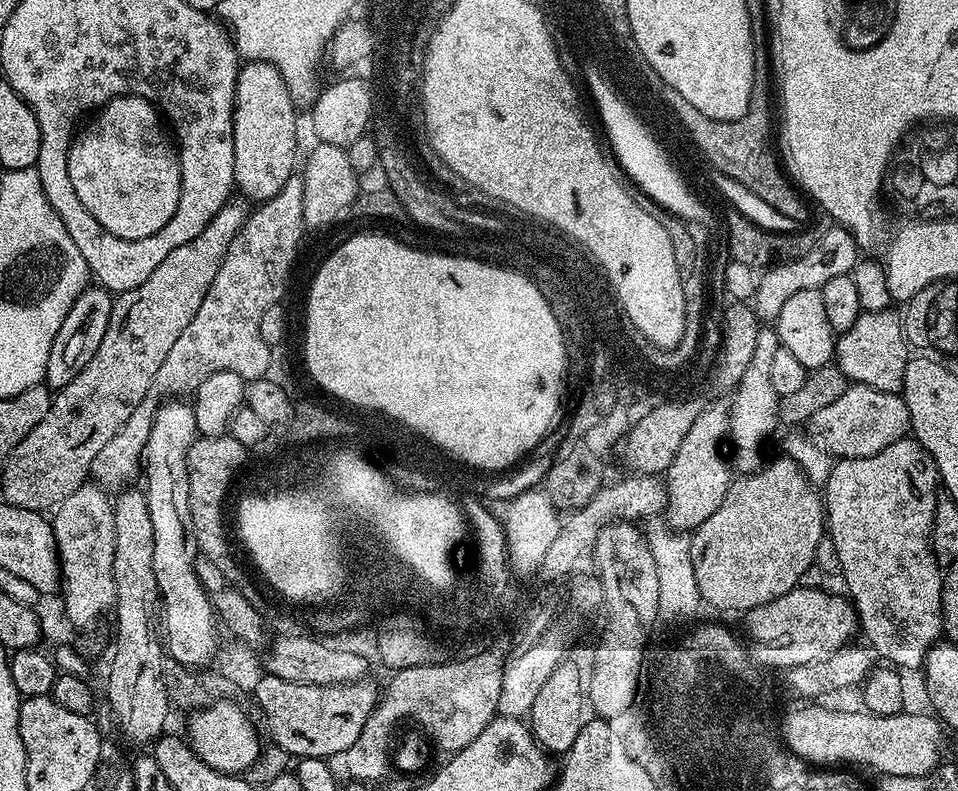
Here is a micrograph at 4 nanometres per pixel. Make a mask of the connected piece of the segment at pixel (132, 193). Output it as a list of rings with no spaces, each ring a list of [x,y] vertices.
[[[115,96],[89,120],[92,121],[88,129],[81,136],[79,133],[68,147],[68,169],[74,194],[78,194],[82,206],[118,238],[141,240],[158,234],[158,230],[174,218],[180,197],[180,158],[162,123],[161,113],[156,105],[141,96]]]

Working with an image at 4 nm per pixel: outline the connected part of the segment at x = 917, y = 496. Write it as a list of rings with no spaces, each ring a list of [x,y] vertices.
[[[905,438],[894,442],[894,446],[886,446],[886,450],[878,450],[878,454],[870,454],[870,458],[837,459],[832,465],[832,472],[828,480],[822,485],[822,499],[826,509],[826,532],[832,541],[834,550],[838,554],[840,563],[839,575],[844,578],[844,587],[850,597],[858,617],[858,628],[870,645],[873,653],[880,656],[881,661],[901,668],[923,669],[928,651],[941,639],[942,626],[942,566],[936,560],[932,549],[932,523],[934,522],[934,506],[938,495],[938,473],[932,456],[914,438]]]

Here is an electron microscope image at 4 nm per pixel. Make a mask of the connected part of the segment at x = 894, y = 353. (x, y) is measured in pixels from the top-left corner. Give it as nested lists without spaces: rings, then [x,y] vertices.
[[[861,311],[854,326],[836,336],[835,367],[854,384],[865,384],[874,390],[899,393],[904,387],[909,359],[910,345],[904,334],[904,322],[899,311]]]

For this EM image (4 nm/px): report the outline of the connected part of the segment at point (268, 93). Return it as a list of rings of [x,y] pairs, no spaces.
[[[254,60],[241,67],[236,79],[236,101],[232,115],[234,178],[241,197],[255,202],[274,198],[274,194],[278,194],[297,171],[296,111],[297,105],[288,92],[282,74],[274,65],[267,60]]]

